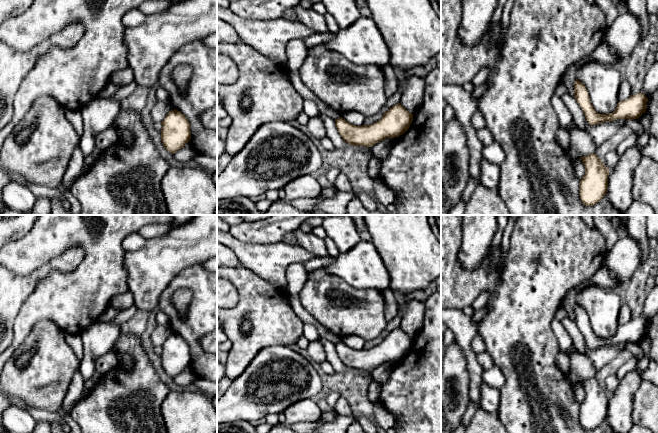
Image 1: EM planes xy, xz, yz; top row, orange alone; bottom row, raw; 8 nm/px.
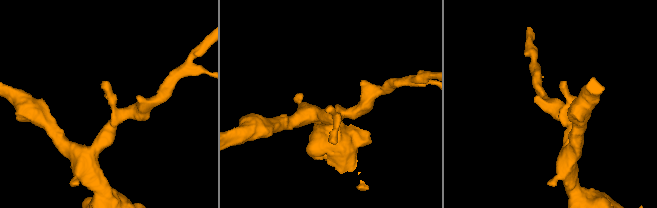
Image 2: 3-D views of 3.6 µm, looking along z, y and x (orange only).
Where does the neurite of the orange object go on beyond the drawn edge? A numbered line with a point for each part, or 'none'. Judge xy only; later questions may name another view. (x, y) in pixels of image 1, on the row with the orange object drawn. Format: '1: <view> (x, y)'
none

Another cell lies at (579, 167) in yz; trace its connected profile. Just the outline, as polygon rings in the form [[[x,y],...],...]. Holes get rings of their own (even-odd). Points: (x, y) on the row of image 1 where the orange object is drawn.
[[[577,159],[573,162],[574,170],[576,176],[581,179],[585,174],[585,166],[581,159]]]

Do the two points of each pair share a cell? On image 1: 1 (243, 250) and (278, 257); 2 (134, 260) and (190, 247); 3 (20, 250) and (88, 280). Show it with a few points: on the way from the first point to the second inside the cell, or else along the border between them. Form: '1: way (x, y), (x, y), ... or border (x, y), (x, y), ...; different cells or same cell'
1: way (252, 256), (269, 257); same cell
2: way (148, 260), (160, 260), (176, 250); same cell
3: way (45, 240), (80, 240), (89, 249), (89, 255); same cell

